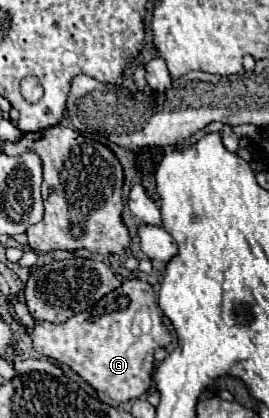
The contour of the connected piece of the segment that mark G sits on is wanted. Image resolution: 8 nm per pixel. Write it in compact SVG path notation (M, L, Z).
M128 279L118 289L110 291L106 297L102 297L90 311L82 311L68 319L66 323L36 323L32 331L32 343L34 349L50 359L56 359L60 365L70 367L76 371L88 385L92 385L96 391L112 397L114 401L130 401L140 395L144 395L152 385L152 373L154 373L154 349L168 345L172 339L168 321L164 319L154 291L150 283L140 279Z

